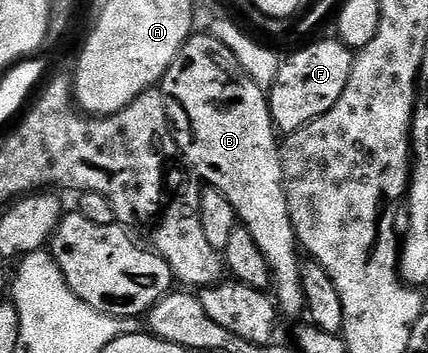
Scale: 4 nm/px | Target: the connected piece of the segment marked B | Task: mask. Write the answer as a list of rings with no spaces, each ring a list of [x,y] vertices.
[[[209,32],[191,33],[183,44],[176,60],[160,83],[162,95],[166,97],[166,111],[170,129],[174,131],[174,142],[178,146],[185,165],[190,168],[207,187],[224,192],[228,204],[238,213],[238,221],[256,240],[256,248],[266,257],[270,269],[272,297],[281,313],[290,318],[300,315],[306,309],[304,290],[300,280],[300,255],[296,245],[292,220],[282,187],[282,156],[280,138],[270,115],[268,94],[253,82],[241,69],[232,52],[225,44]]]

